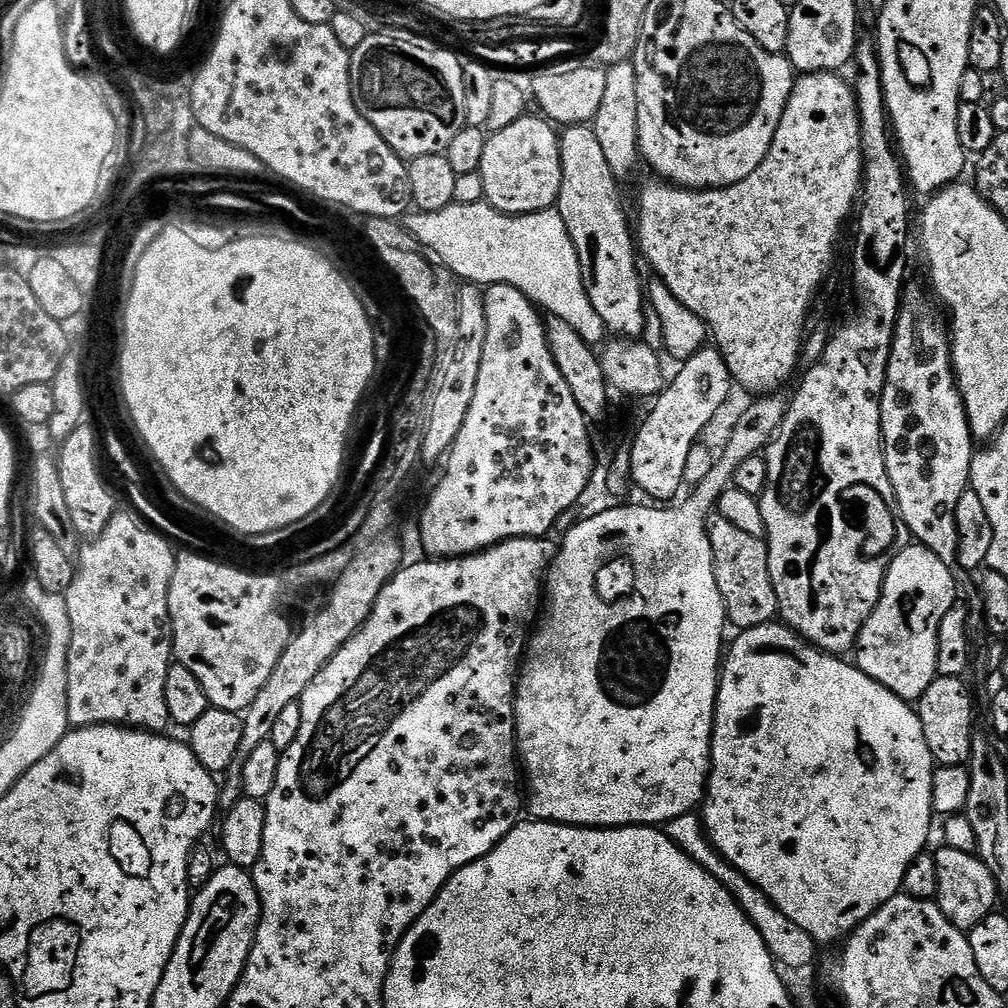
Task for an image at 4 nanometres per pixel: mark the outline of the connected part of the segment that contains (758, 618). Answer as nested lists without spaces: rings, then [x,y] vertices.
[[[719,514],[708,517],[708,538],[718,590],[724,599],[727,623],[731,627],[733,624],[736,630],[773,623],[780,607],[774,594],[774,582],[770,582],[767,543],[738,530],[738,526],[726,522],[726,518]]]

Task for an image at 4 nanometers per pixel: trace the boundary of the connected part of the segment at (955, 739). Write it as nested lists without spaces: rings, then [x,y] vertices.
[[[937,675],[930,686],[926,686],[926,694],[918,702],[918,715],[922,722],[922,734],[926,738],[926,746],[930,746],[933,761],[940,766],[964,766],[971,758],[971,742],[974,735],[972,728],[972,692],[964,685],[959,676]]]

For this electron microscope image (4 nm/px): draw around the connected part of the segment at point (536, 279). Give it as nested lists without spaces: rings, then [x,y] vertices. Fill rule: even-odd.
[[[453,202],[437,212],[413,211],[403,217],[402,223],[421,249],[429,248],[454,275],[461,276],[461,281],[479,286],[514,286],[545,313],[574,326],[588,344],[605,343],[609,330],[586,294],[578,250],[574,250],[566,222],[562,222],[562,214],[555,207],[525,216],[509,216],[487,202]]]

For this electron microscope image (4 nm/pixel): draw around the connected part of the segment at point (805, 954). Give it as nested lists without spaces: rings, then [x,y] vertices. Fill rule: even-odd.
[[[690,811],[686,815],[680,815],[664,826],[667,836],[688,856],[696,862],[712,877],[722,882],[724,888],[739,902],[740,908],[750,917],[752,924],[762,933],[767,948],[772,951],[775,959],[791,966],[804,966],[813,961],[812,955],[818,951],[818,945],[806,930],[802,930],[796,922],[790,921],[786,914],[782,914],[779,905],[771,899],[756,884],[750,882],[741,871],[737,870],[707,838],[704,830],[703,819],[699,813]]]

